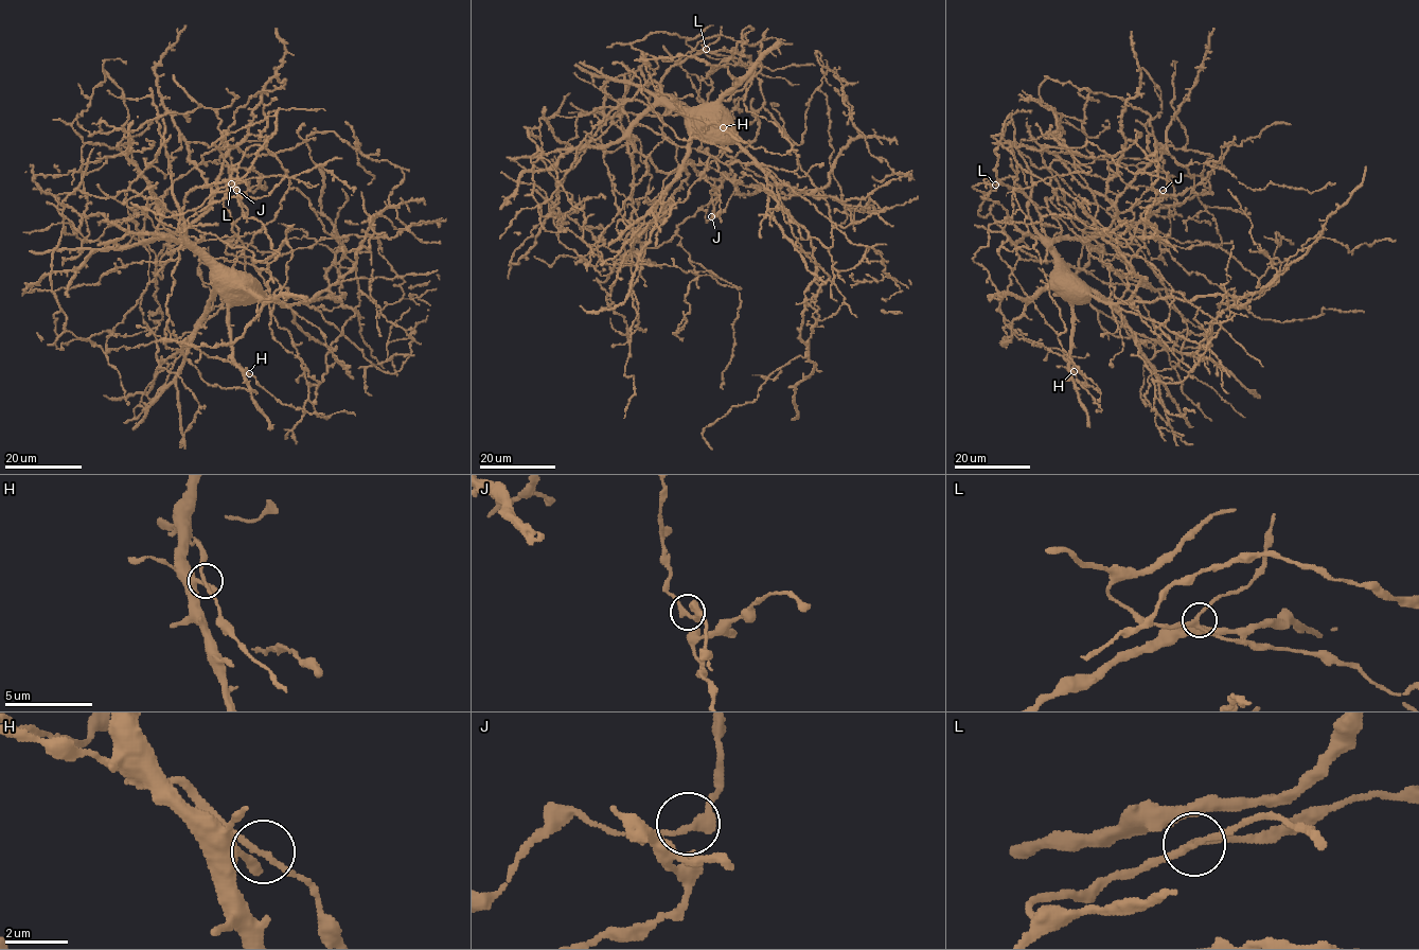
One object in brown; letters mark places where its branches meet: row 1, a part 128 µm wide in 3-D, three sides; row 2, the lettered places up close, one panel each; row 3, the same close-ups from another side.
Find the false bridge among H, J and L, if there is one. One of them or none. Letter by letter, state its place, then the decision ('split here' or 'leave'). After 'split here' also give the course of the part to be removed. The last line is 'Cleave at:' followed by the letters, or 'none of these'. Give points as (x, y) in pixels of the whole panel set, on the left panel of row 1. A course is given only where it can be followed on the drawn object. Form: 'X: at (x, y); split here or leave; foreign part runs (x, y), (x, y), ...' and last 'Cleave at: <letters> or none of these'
H: at (249, 373); leave
J: at (236, 190); leave
L: at (231, 183); leave
Cleave at: none of these

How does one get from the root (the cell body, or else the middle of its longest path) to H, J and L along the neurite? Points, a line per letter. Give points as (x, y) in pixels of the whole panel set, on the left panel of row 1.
H: (242, 292), (233, 289), (233, 302), (229, 309), (229, 337), (231, 358), (249, 373)
J: (242, 292), (256, 288), (281, 301), (273, 278), (237, 260), (254, 233), (230, 245), (243, 212), (236, 190)
L: (242, 292), (229, 309), (230, 362), (171, 338), (165, 301), (182, 236), (155, 214), (195, 210), (231, 183)

